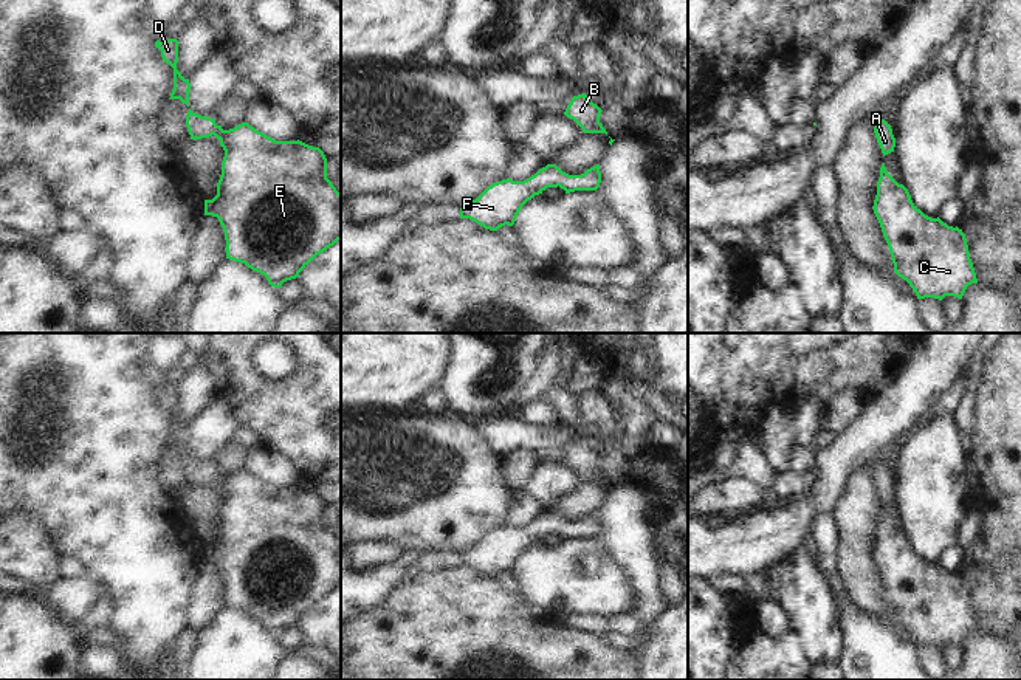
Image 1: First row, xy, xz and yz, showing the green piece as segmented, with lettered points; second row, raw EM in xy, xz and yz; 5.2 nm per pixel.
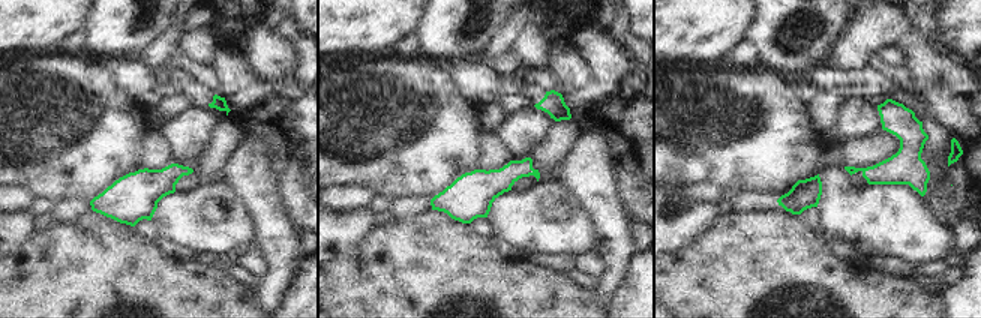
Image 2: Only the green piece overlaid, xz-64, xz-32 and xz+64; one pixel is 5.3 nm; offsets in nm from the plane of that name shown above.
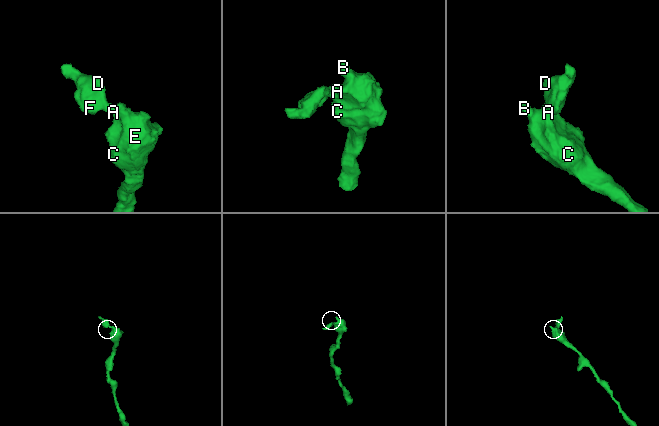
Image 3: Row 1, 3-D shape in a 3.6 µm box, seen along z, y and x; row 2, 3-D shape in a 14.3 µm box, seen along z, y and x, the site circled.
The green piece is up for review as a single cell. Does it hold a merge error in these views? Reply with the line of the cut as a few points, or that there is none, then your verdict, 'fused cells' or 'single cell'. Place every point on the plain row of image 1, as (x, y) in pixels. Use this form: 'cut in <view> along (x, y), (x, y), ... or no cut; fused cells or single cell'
no cut; single cell

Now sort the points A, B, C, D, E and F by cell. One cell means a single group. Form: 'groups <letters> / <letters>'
groups A B C D E F

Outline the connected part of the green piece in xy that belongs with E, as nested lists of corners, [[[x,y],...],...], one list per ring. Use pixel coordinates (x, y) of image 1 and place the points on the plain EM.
[[[186,462],[191,486],[215,483],[225,497],[217,542],[205,547],[205,562],[217,564],[226,587],[226,606],[245,610],[280,635],[321,599],[341,587],[341,541],[327,525],[327,505],[302,488],[276,488],[248,469],[223,477],[215,466]]]

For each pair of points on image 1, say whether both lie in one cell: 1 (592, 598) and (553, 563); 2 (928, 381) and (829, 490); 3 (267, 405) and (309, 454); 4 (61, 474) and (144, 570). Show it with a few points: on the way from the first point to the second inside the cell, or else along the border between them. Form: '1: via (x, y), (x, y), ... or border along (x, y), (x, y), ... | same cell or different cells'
1: via (583, 589), (563, 572) | same cell
2: via (900, 406), (845, 462) | same cell
3: via (279, 417), (304, 442) | same cell
4: via (85, 497), (134, 546) | same cell

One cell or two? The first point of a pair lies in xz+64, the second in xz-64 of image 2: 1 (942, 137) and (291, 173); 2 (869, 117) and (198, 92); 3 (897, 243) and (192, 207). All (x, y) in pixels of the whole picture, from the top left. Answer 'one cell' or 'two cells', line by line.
1: two cells
2: two cells
3: one cell

